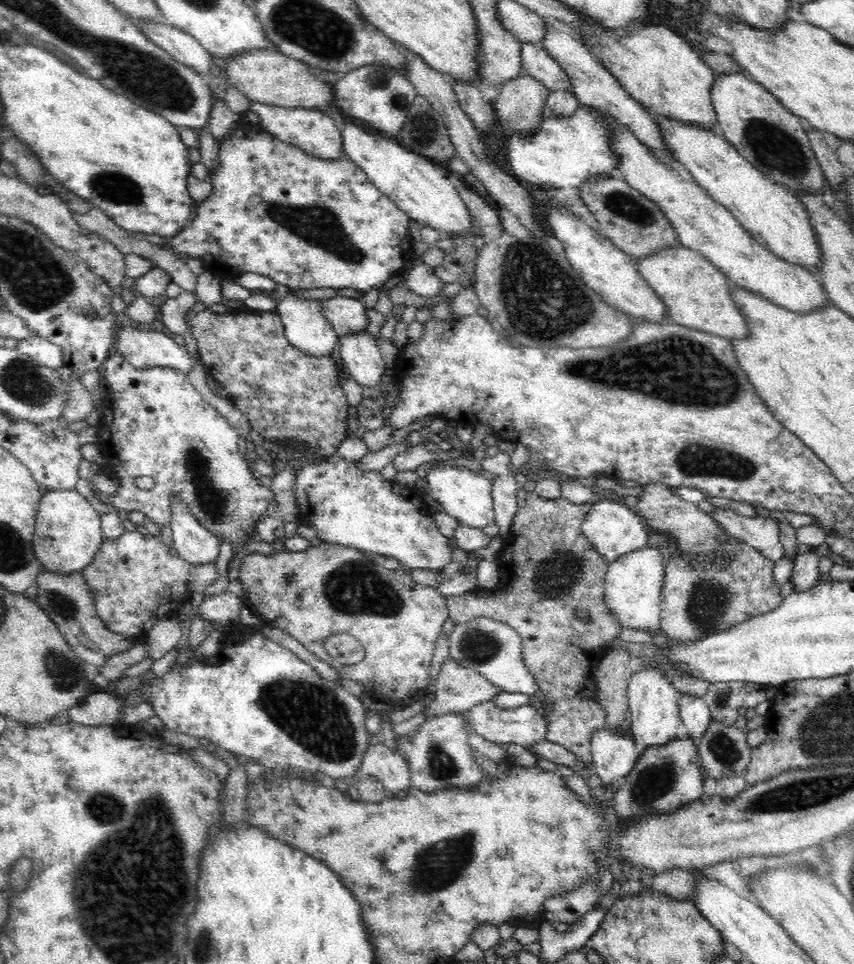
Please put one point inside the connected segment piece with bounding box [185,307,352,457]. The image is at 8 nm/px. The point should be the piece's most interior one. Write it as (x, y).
(289, 396)

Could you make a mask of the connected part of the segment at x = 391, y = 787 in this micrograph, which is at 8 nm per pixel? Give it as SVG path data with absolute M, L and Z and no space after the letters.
M382 742L368 748L358 775L376 777L388 792L409 791L411 787L409 765L404 761L404 757Z

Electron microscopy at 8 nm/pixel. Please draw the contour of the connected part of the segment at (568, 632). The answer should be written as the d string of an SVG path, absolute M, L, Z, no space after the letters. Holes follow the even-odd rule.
M526 488L517 489L517 501L518 501L518 510L516 516L513 518L512 528L507 534L507 539L505 540L503 547L500 550L500 558L498 560L500 566L500 587L496 590L490 589L480 589L474 591L468 591L456 596L449 596L447 598L447 608L450 621L455 625L464 624L466 622L471 622L475 619L480 619L481 617L486 617L491 620L496 620L504 624L511 626L522 639L522 656L524 659L524 664L530 673L534 676L534 679L538 682L539 691L546 696L546 705L547 710L544 712L547 718L547 734L545 740L560 744L568 751L574 753L578 759L586 763L586 769L594 770L594 764L592 762L592 753L591 753L591 736L594 731L600 730L601 728L606 727L606 711L602 711L600 707L600 701L596 696L597 685L596 685L596 670L598 670L598 664L600 660L606 655L605 646L610 646L610 642L614 642L618 638L618 634L622 632L621 623L613 616L612 612L609 612L608 606L604 600L604 591L605 591L605 577L609 568L609 564L606 563L606 560L598 554L594 549L592 542L588 540L588 537L584 535L583 530L581 529L581 524L586 518L588 511L592 508L594 500L586 504L574 504L571 503L568 499L560 497L557 499L546 499L542 495L534 491L528 491ZM584 609L588 612L588 622L580 620L576 616L576 610Z

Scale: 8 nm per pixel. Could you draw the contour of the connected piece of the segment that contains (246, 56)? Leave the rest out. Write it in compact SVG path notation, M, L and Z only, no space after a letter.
M264 47L258 51L242 51L226 60L226 80L243 93L251 103L280 108L306 108L315 110L334 106L332 85L319 79L308 66L291 56Z

